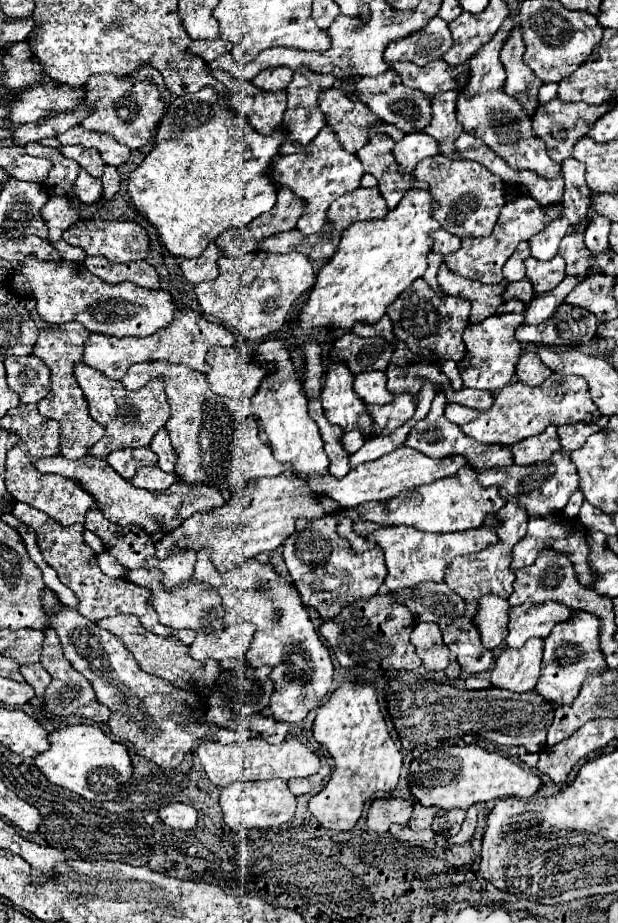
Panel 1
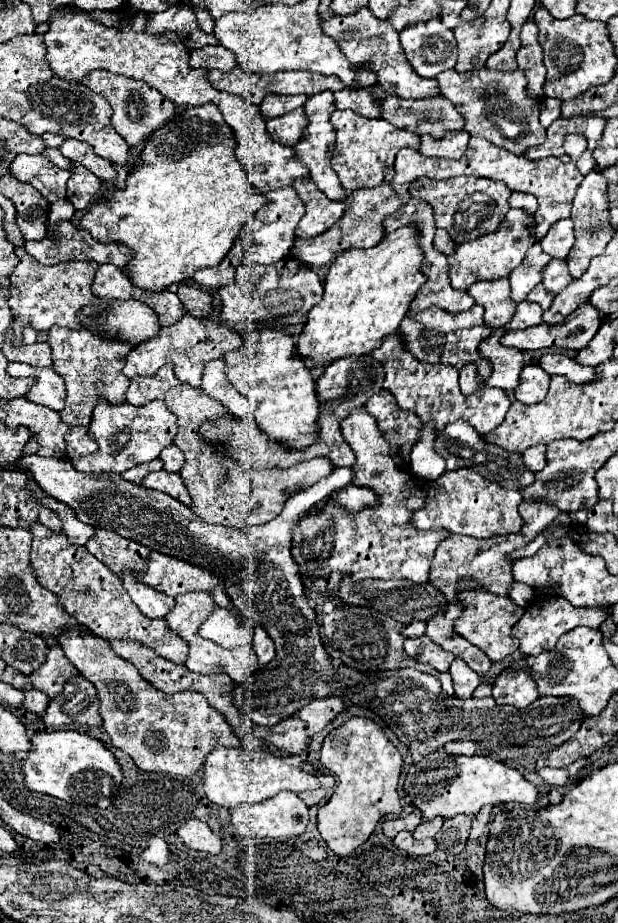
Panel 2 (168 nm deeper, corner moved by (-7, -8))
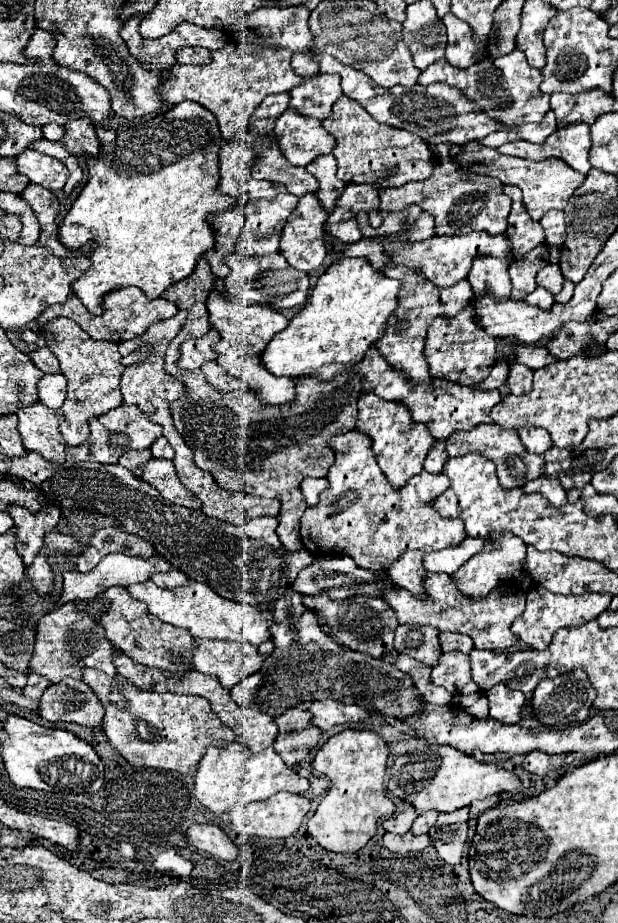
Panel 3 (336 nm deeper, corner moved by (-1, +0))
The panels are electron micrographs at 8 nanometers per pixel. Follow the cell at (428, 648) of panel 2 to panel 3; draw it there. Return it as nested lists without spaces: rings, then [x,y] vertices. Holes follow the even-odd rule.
[[[398,626],[394,648],[428,666],[436,664],[436,660],[440,660],[442,656],[438,644],[438,630],[430,626]]]

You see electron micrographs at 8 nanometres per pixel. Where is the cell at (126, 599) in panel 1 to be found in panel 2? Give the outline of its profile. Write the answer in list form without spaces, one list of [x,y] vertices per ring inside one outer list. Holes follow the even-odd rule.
[[[34,524],[32,530],[32,552],[30,564],[34,568],[36,580],[56,594],[60,606],[78,620],[80,626],[86,626],[92,634],[104,640],[136,640],[146,644],[156,652],[156,656],[170,660],[174,664],[184,664],[188,656],[188,642],[182,640],[174,630],[168,628],[166,620],[150,620],[138,612],[138,606],[130,600],[118,576],[112,576],[104,564],[86,550],[86,546],[68,544],[64,534],[50,532],[42,524]]]

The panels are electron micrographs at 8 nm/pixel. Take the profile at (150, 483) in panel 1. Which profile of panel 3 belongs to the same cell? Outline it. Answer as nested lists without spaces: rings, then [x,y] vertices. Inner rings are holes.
[[[152,458],[142,464],[142,472],[142,480],[152,484],[168,502],[188,508],[200,508],[200,500],[178,480],[172,460]]]

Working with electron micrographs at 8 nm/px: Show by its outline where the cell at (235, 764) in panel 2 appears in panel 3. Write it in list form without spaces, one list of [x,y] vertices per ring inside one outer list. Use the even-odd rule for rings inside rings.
[[[240,742],[208,746],[206,754],[198,764],[196,798],[212,812],[228,812],[254,800],[266,800],[280,790],[302,794],[308,790],[308,780],[298,776],[294,768],[288,768],[288,764],[282,762],[282,758],[272,746],[258,754],[248,752],[248,748],[244,748]]]

